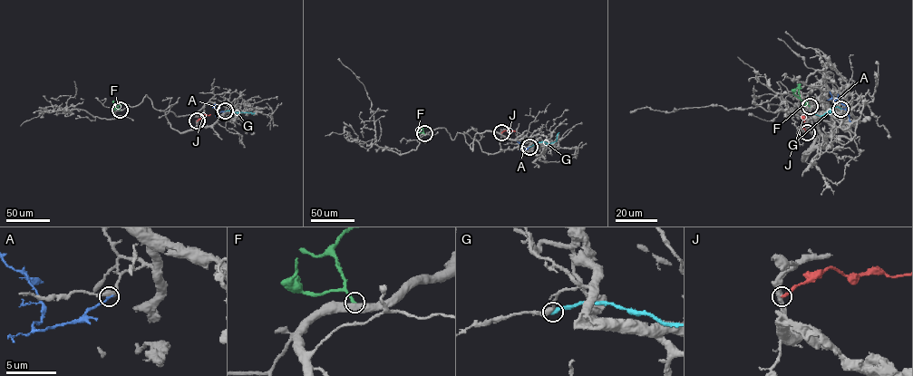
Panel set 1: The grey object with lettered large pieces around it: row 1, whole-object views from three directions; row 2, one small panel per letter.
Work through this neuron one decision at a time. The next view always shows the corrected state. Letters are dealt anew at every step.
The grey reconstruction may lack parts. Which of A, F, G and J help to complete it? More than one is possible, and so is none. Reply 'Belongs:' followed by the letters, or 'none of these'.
Belongs: F

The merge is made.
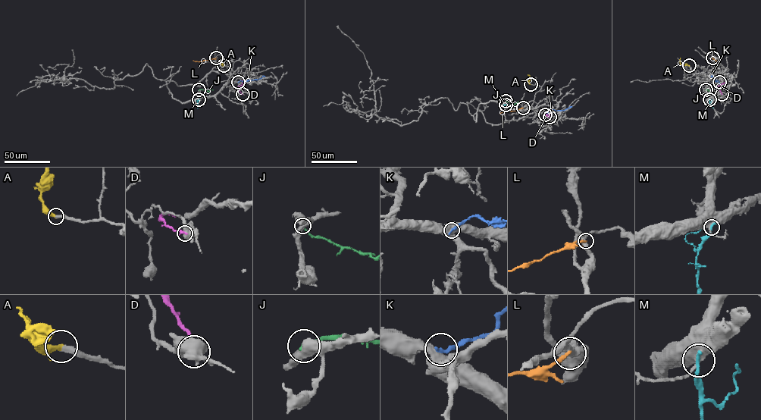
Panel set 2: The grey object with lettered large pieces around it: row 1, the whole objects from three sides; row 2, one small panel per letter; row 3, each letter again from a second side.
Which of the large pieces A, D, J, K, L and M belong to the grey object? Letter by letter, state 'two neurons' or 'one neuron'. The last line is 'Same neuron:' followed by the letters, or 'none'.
A: one neuron
D: two neurons
J: two neurons
K: two neurons
L: two neurons
M: two neurons
Same neuron: A

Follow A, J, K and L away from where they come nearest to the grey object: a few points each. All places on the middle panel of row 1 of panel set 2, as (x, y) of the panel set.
A: (530, 84), (528, 75)
J: (506, 100), (514, 104), (520, 102)
K: (545, 114), (552, 109), (565, 110), (571, 106)
L: (523, 108), (499, 114)

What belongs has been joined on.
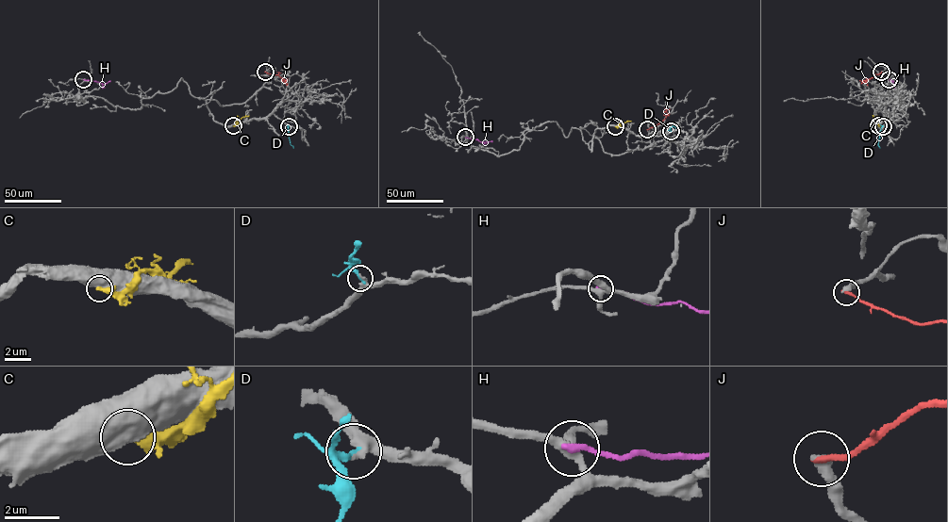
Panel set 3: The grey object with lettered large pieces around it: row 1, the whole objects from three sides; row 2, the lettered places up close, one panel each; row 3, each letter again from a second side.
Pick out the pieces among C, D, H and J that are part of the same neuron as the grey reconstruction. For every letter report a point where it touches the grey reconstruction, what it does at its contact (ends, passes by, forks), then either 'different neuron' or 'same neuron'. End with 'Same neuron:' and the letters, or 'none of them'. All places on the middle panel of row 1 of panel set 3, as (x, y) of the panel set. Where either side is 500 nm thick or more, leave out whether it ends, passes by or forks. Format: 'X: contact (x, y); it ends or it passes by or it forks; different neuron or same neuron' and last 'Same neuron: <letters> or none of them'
C: contact (615, 126); different neuron
D: contact (671, 131); it ends; different neuron
H: contact (465, 137); it ends; different neuron
J: contact (647, 129); it ends; different neuron
Same neuron: none of them

